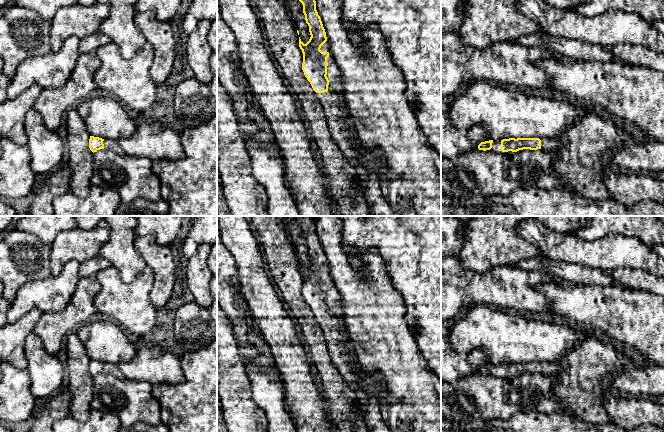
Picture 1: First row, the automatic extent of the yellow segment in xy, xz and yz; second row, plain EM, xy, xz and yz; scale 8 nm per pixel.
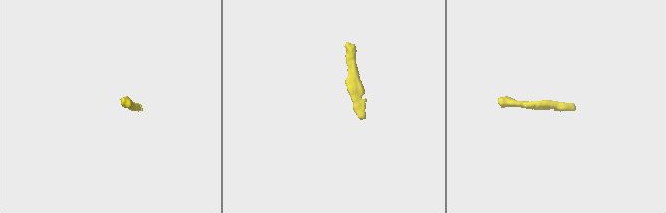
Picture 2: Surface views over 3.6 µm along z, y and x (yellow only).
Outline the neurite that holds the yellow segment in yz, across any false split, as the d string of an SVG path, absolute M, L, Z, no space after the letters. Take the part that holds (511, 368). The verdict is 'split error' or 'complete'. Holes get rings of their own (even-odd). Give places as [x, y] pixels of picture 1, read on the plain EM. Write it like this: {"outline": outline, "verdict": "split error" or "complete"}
{"outline": "M509 362L500 365L485 365L478 369L479 374L491 374L499 378L513 378L523 373L537 374L543 373L544 375L557 376L562 367L558 362Z", "verdict": "split error"}

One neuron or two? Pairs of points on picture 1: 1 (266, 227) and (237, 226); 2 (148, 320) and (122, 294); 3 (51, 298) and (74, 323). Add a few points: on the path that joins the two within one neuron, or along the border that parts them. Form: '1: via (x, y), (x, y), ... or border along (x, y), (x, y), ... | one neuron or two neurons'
1: border along (253, 231), (255, 234) | two neurons
2: via (142, 314), (128, 300) | one neuron
3: border along (75, 290), (69, 303), (62, 310), (43, 313) | two neurons

